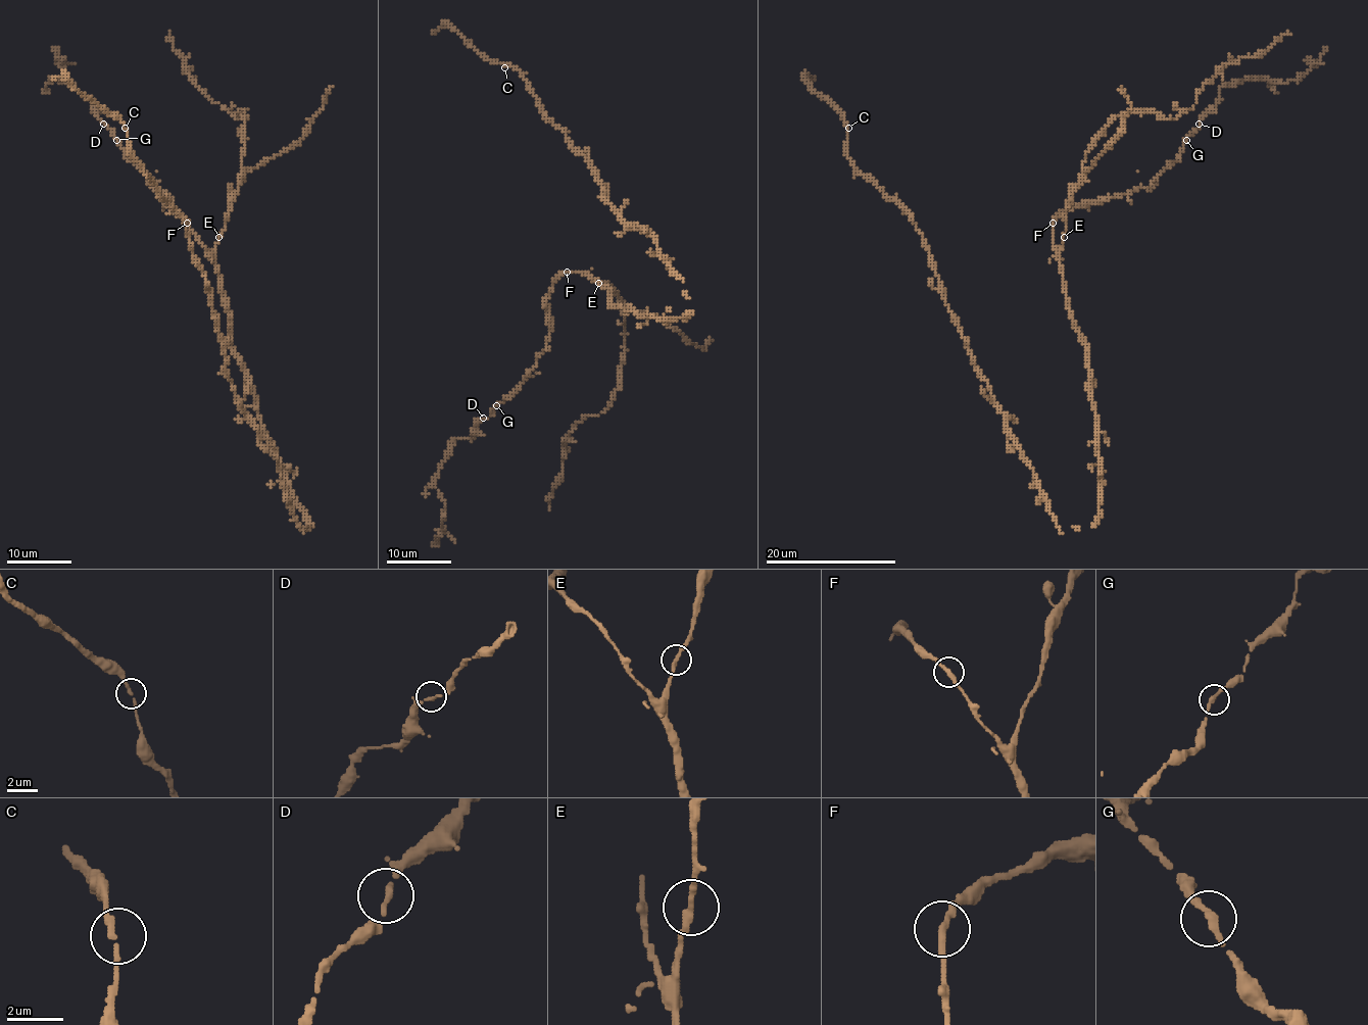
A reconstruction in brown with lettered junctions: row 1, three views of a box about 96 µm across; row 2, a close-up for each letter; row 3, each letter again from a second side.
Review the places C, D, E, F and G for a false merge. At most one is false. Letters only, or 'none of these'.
none of these

